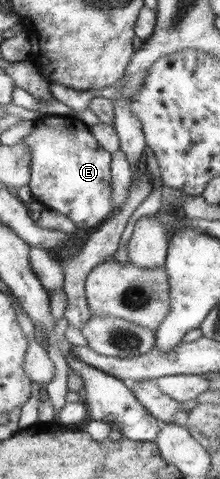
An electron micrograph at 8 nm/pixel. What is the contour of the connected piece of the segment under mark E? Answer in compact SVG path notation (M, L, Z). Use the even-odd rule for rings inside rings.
M42 116L34 122L30 134L22 143L29 151L30 183L35 205L59 211L69 217L80 230L94 230L106 221L113 211L111 153L92 135L88 125L74 116Z

